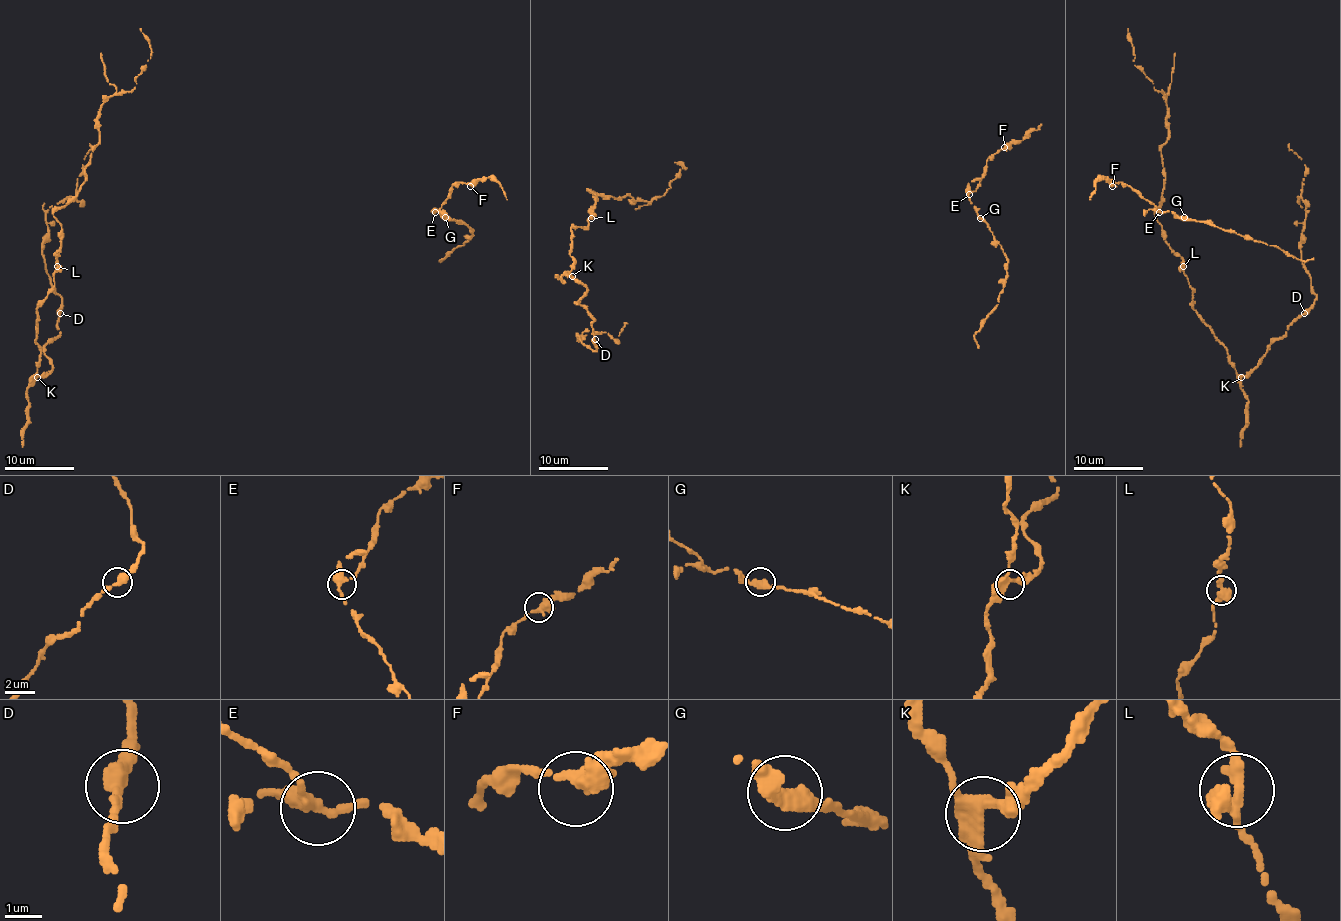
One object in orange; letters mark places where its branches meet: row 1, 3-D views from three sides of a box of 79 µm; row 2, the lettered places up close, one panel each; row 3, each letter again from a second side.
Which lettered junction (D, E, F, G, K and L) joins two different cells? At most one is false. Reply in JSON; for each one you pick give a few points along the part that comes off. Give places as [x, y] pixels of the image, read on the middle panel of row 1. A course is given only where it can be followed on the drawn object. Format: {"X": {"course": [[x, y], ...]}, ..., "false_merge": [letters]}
{"false_merge": []}

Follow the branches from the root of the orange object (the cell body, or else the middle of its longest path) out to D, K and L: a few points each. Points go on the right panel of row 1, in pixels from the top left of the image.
D: (1161, 146), (1165, 189), (1154, 217), (1182, 259), (1193, 308), (1236, 372), (1252, 370), (1304, 313)
K: (1161, 146), (1165, 189), (1154, 217), (1163, 240), (1182, 259), (1193, 308), (1241, 377)
L: (1161, 146), (1165, 189), (1154, 217), (1161, 226), (1163, 240), (1182, 259), (1184, 266)

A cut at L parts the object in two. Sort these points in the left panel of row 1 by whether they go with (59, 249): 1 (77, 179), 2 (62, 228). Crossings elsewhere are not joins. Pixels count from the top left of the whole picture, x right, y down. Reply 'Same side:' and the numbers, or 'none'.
Same side: 2

